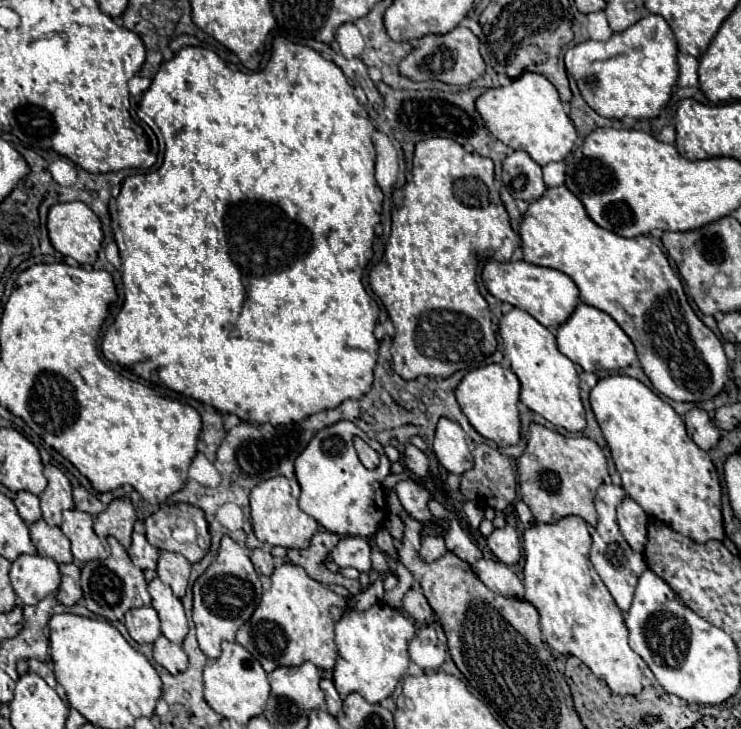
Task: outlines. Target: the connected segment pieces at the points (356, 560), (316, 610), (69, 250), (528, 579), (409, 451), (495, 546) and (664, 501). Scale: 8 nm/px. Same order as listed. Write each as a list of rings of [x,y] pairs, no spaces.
[[[344,536],[340,538],[340,542],[334,546],[332,550],[332,560],[340,566],[340,568],[356,568],[360,570],[359,581],[363,587],[363,590],[366,590],[370,586],[369,581],[369,571],[370,571],[370,562],[368,562],[368,542],[366,538],[360,538],[360,536]]]
[[[286,562],[278,564],[268,580],[262,576],[262,586],[262,602],[252,618],[238,630],[236,642],[242,644],[266,672],[278,666],[300,666],[304,662],[314,662],[322,670],[332,670],[338,656],[334,624],[348,608],[348,598],[312,580],[304,568]]]
[[[66,202],[66,204],[54,204],[48,214],[48,236],[52,240],[54,250],[58,250],[62,256],[74,258],[78,264],[94,264],[96,254],[102,246],[102,224],[98,216],[82,202]]]
[[[566,516],[556,524],[536,522],[522,538],[526,556],[524,600],[538,610],[548,646],[580,658],[618,696],[640,696],[644,690],[662,688],[644,660],[628,646],[622,612],[590,562],[588,524],[580,516]]]
[[[406,444],[406,448],[404,448],[404,452],[402,452],[402,460],[404,460],[404,464],[416,474],[416,476],[426,476],[428,474],[428,458],[426,458],[426,454],[422,452],[422,450],[418,450],[414,444]]]
[[[512,526],[496,528],[486,538],[486,542],[488,542],[488,548],[492,550],[492,554],[500,562],[504,562],[508,566],[512,566],[512,564],[518,562],[518,558],[520,558],[520,536],[518,536],[516,528],[512,528]]]
[[[624,374],[600,378],[590,392],[590,406],[610,446],[616,470],[622,476],[622,486],[628,492],[628,496],[634,502],[638,502],[648,516],[662,520],[676,532],[690,536],[696,542],[708,542],[712,538],[724,540],[724,524],[720,512],[720,480],[716,468],[708,452],[698,448],[686,434],[684,422],[674,412],[674,408],[668,402],[664,402],[658,394],[654,394],[648,386],[644,386],[640,380]]]

